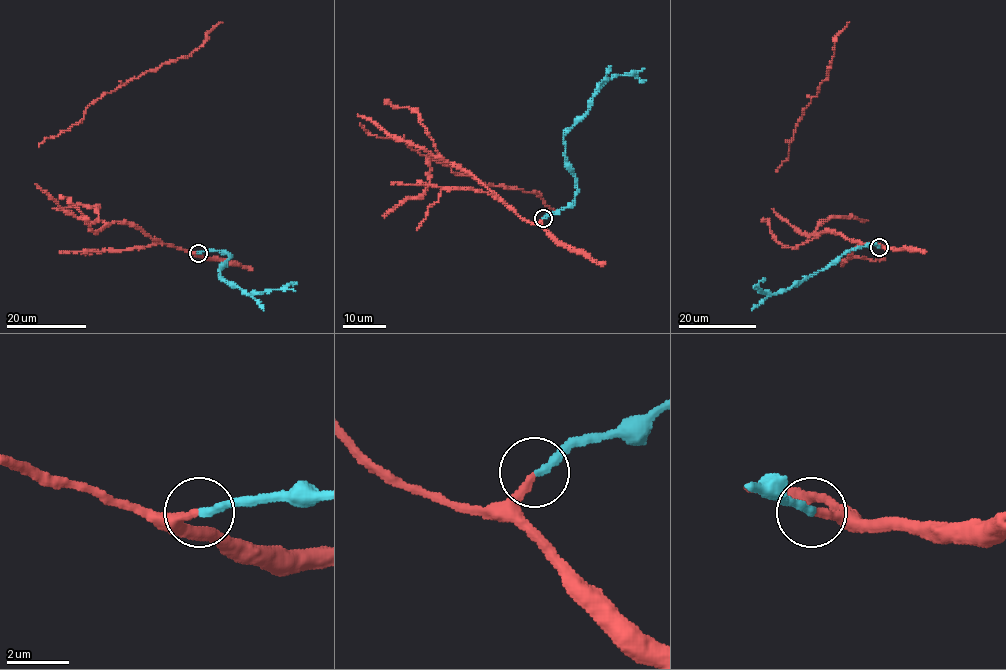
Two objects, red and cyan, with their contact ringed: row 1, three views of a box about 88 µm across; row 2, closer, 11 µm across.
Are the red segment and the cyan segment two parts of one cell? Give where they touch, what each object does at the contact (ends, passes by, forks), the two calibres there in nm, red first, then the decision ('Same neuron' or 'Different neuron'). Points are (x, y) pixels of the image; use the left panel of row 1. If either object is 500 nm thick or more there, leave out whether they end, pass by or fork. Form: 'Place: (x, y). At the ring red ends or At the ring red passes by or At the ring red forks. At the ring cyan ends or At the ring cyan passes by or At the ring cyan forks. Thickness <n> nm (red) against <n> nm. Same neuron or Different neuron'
Place: (198, 253). At the ring red ends. At the ring cyan ends. Thickness 240 nm (red) against 260 nm. Same neuron

